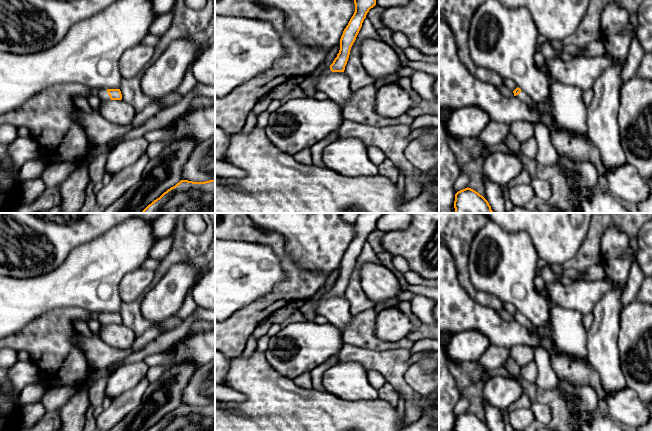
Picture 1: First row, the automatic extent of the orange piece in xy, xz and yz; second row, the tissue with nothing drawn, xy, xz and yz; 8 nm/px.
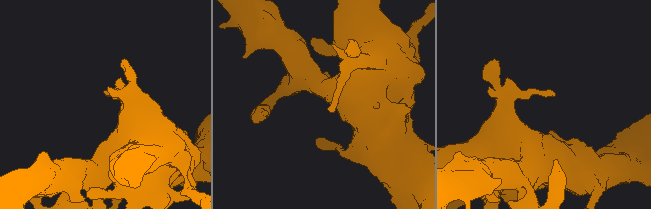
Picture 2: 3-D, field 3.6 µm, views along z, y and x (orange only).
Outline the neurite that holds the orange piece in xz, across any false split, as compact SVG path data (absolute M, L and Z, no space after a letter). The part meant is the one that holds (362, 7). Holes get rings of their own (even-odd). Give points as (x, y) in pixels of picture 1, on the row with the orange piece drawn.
M354 0L354 4L355 12L341 36L339 53L333 63L323 70L325 75L331 72L344 72L351 47L356 40L367 13L376 5L376 0Z

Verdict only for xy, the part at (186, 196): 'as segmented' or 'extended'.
as segmented

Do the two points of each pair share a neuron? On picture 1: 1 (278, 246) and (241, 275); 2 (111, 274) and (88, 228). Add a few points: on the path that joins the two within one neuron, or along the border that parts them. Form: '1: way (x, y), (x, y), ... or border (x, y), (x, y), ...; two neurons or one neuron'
1: border (251, 242), (268, 245), (277, 256), (283, 271); two neurons
2: border (114, 227), (72, 249); two neurons

